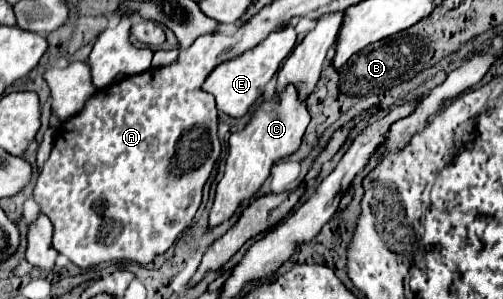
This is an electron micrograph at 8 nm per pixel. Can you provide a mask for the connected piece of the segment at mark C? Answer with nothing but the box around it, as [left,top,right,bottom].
[209,85,307,227]

